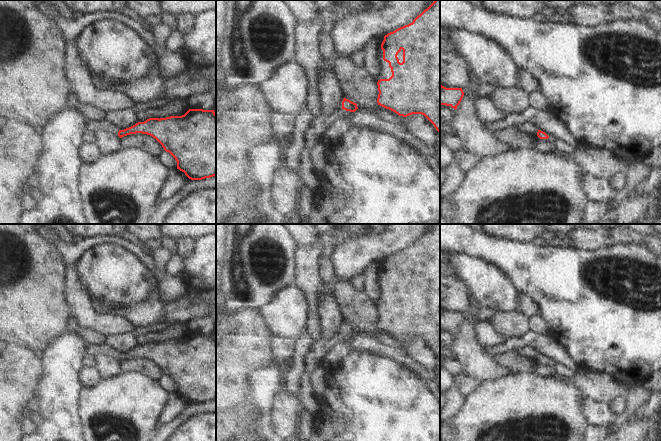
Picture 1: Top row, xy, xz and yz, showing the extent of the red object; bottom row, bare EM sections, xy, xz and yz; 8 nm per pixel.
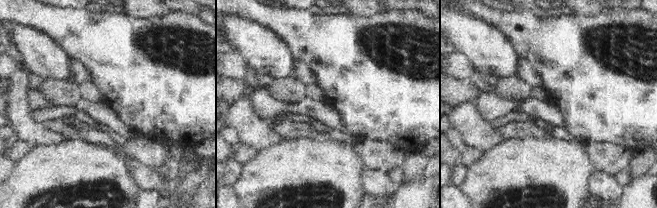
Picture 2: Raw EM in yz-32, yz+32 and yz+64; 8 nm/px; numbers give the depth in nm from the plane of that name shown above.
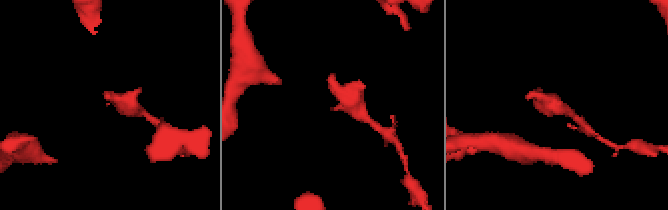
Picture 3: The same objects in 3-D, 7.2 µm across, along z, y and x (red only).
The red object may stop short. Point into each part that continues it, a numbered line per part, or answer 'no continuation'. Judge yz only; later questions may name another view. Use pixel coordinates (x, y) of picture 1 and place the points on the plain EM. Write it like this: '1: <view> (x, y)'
no continuation

